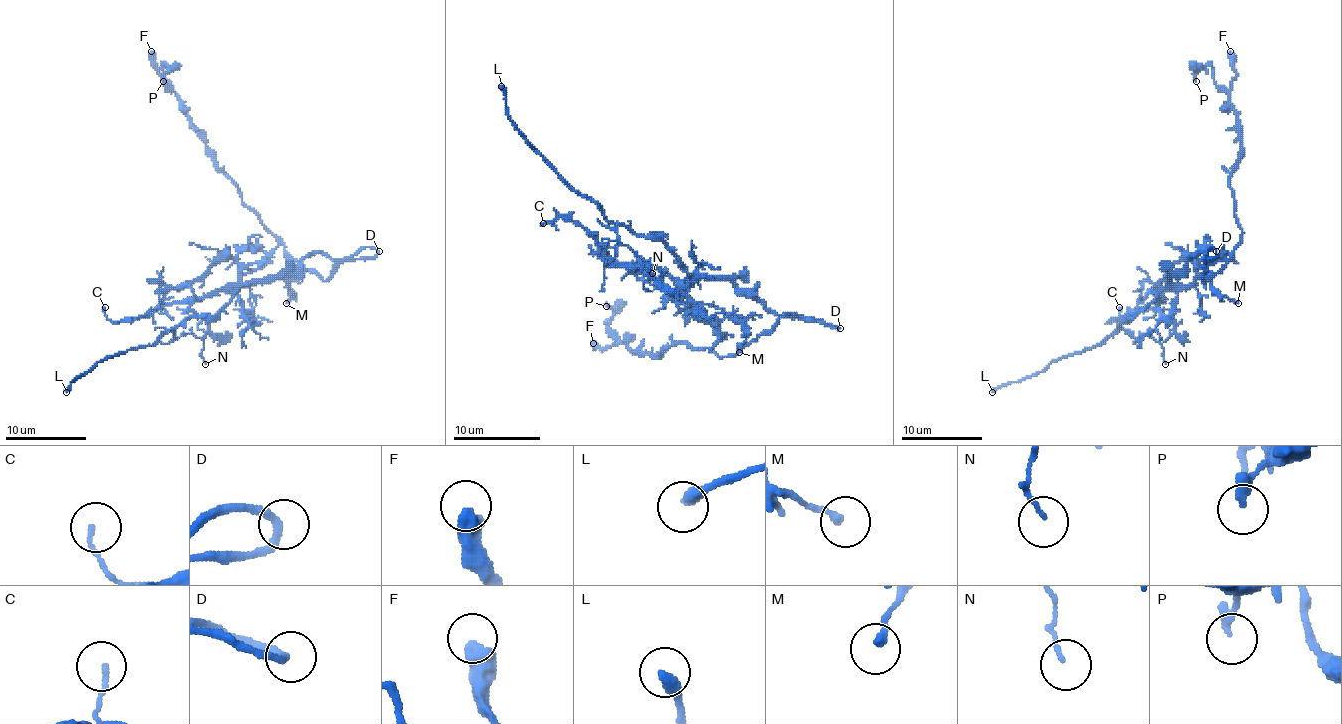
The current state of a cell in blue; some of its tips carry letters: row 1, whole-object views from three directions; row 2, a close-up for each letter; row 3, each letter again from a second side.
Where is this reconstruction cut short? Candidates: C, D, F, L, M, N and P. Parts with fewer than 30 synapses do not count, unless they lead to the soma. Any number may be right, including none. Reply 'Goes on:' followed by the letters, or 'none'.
Goes on: L

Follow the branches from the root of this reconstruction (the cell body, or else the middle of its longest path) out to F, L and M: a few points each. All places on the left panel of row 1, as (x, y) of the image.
F: (312, 253), (334, 263), (324, 281), (242, 200), (151, 51)
L: (312, 253), (276, 279), (246, 281), (213, 315), (191, 315), (151, 345), (101, 360), (66, 392)
M: (312, 253), (276, 279), (246, 281), (238, 287), (282, 277), (290, 285), (292, 295), (286, 303)

